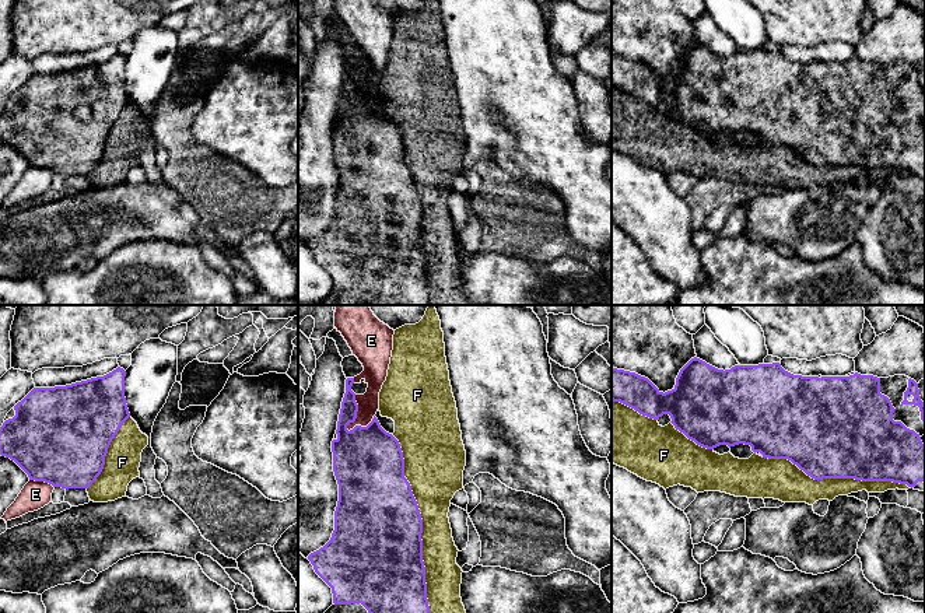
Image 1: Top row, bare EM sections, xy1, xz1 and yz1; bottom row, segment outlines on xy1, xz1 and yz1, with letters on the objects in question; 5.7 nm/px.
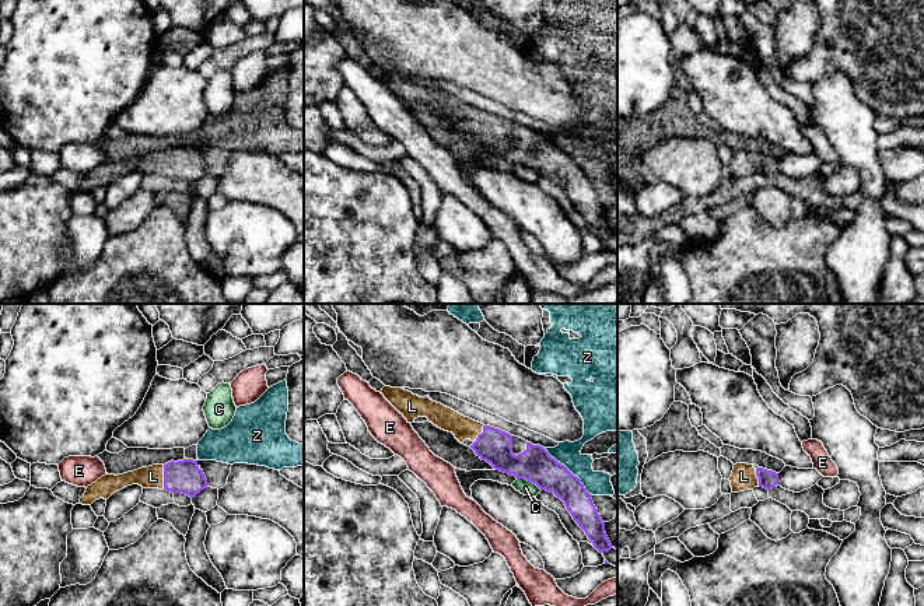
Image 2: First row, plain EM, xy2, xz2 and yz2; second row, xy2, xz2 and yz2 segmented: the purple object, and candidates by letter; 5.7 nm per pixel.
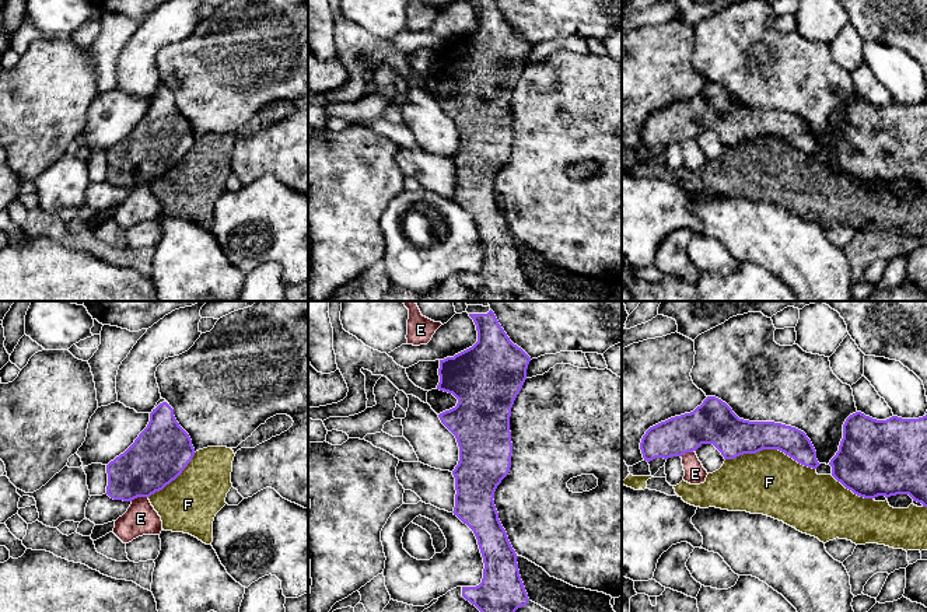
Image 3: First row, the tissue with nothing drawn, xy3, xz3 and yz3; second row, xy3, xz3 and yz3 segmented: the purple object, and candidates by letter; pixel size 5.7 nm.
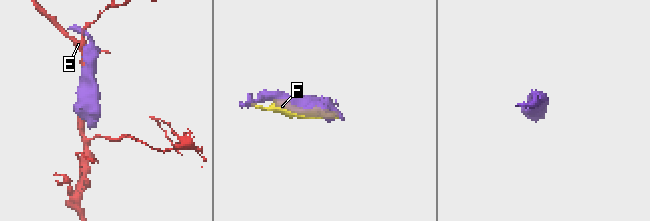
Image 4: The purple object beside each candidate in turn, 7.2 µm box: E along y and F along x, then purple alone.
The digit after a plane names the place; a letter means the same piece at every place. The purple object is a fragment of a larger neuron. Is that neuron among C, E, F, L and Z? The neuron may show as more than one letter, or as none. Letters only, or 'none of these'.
L

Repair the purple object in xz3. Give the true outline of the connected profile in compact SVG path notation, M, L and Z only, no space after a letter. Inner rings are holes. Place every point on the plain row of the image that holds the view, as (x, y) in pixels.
M494 0L469 3L476 11L478 28L454 43L440 46L437 71L437 76L458 85L455 94L438 101L459 133L459 147L452 157L456 176L452 199L473 217L485 249L482 269L462 273L462 283L483 301L515 301L529 284L520 262L517 239L499 206L493 185L511 154L511 94L527 66L531 43L510 27Z

